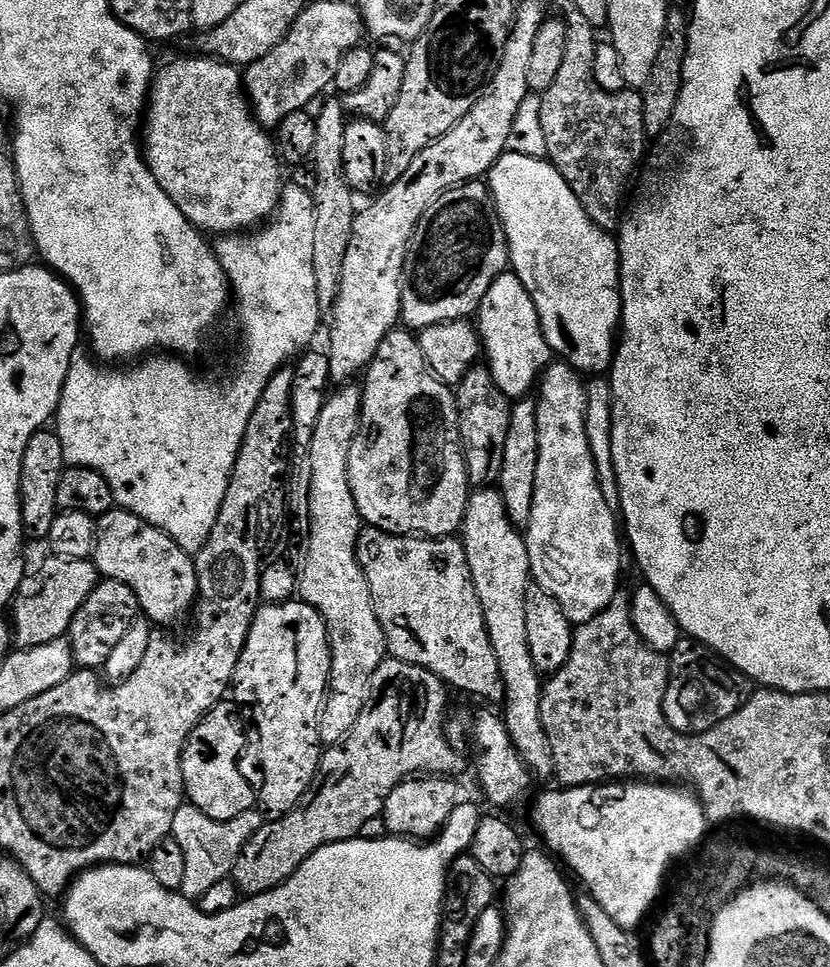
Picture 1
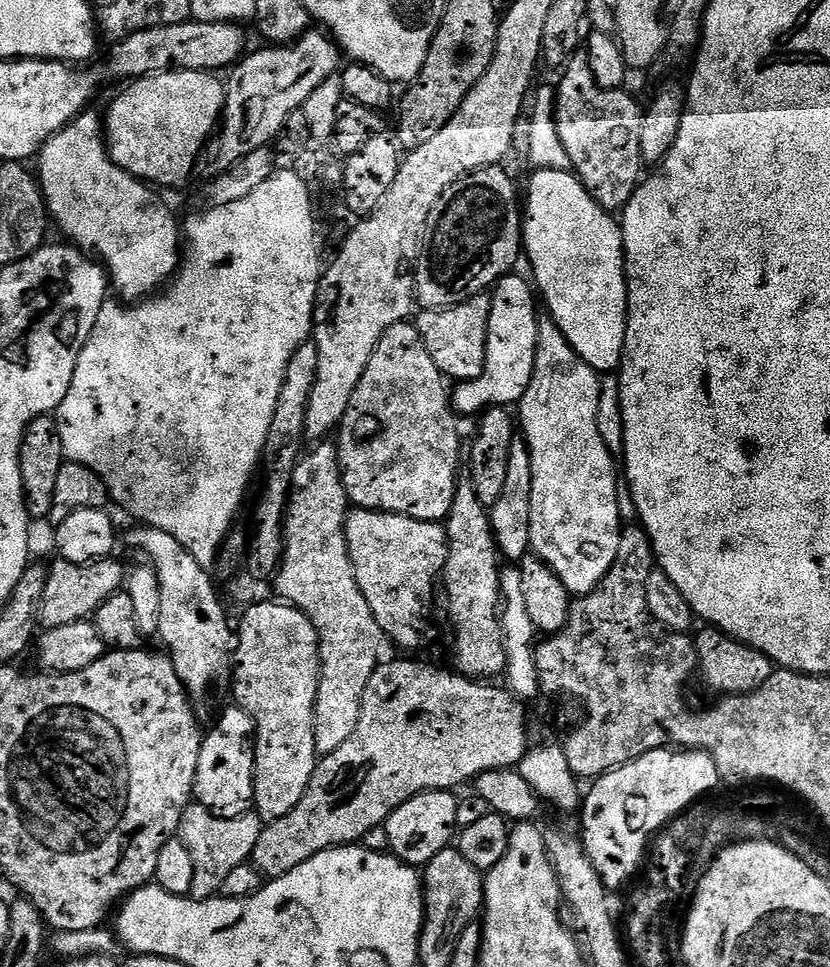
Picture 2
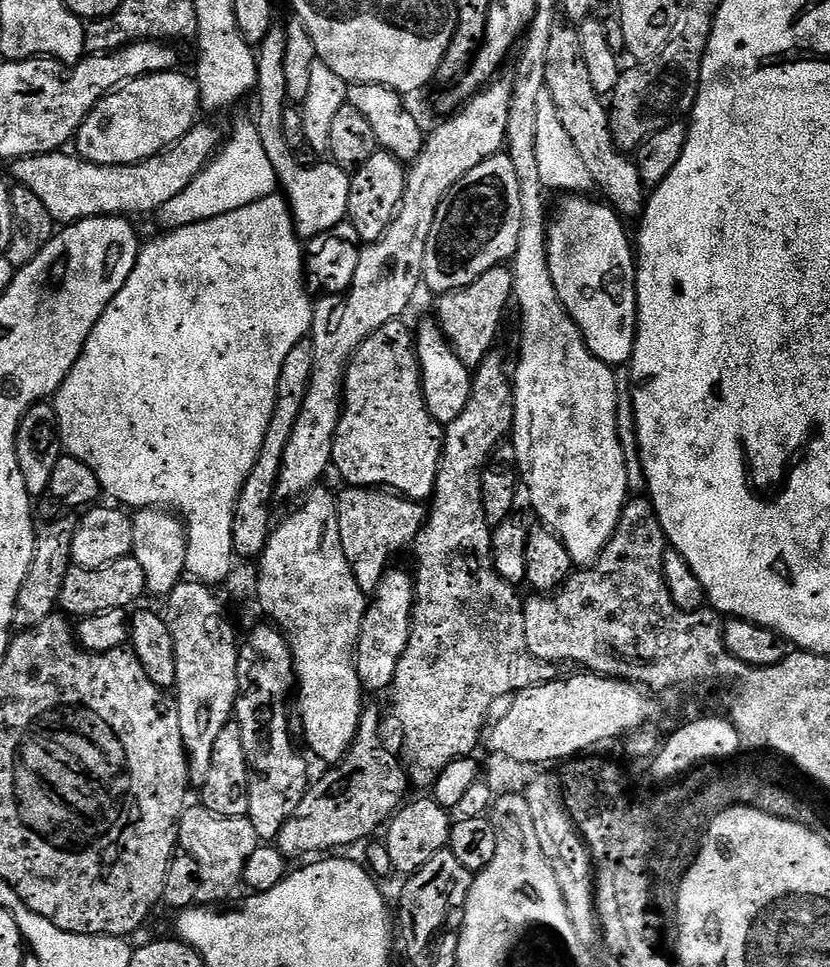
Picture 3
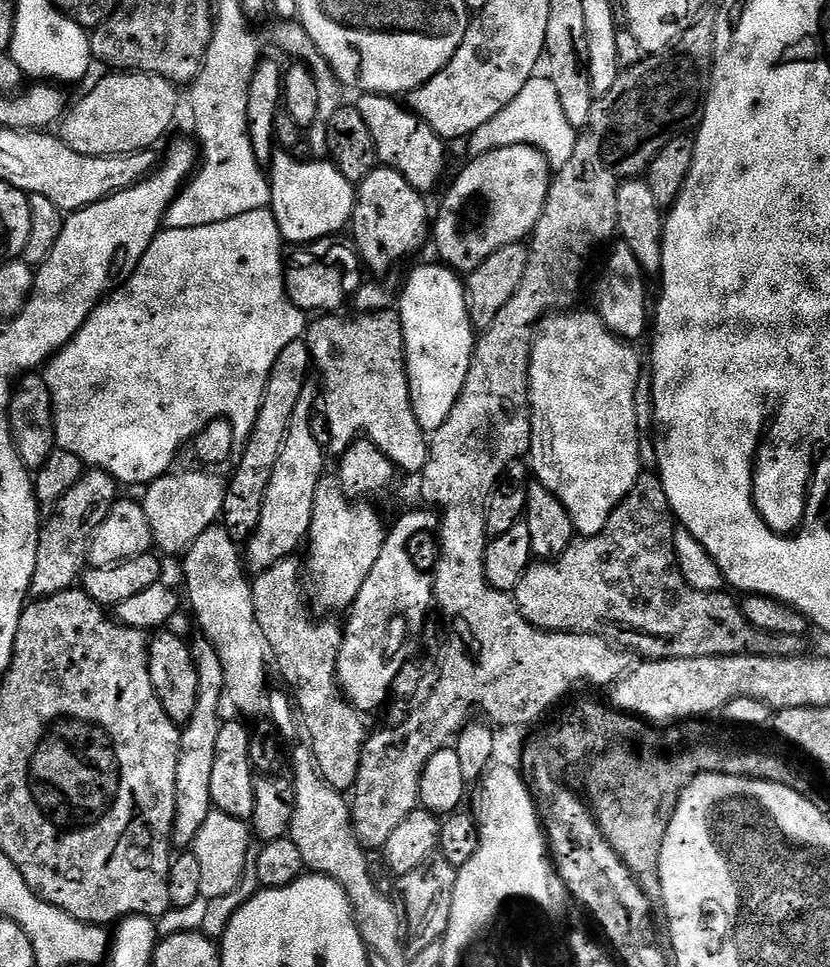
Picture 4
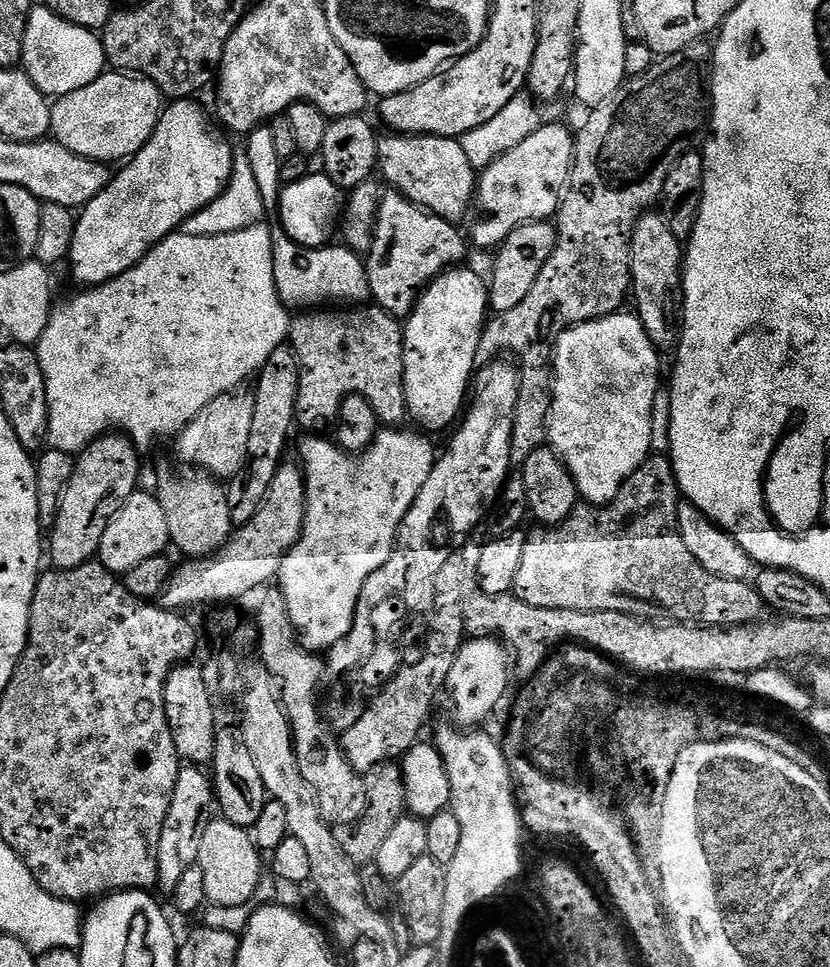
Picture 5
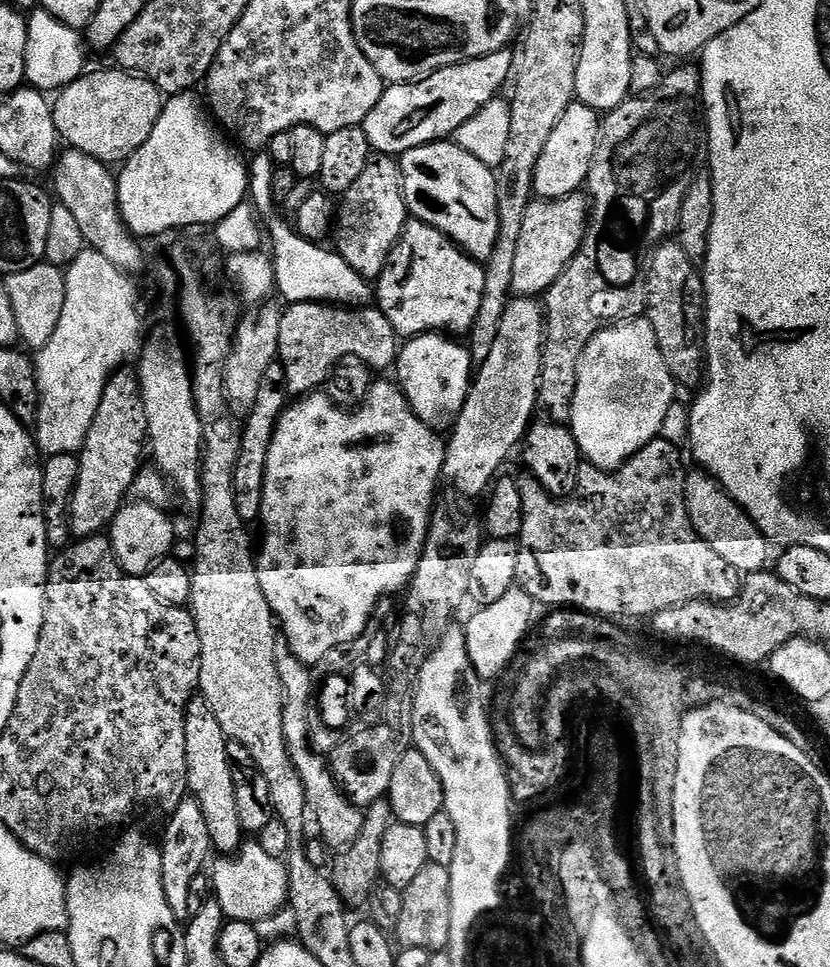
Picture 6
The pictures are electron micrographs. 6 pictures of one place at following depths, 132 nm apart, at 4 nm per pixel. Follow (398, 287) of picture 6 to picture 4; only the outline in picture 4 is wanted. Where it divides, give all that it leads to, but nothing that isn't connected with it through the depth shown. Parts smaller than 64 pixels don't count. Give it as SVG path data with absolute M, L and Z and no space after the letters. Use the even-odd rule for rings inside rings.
M377 166L362 178L362 182L355 185L356 205L352 207L352 219L350 221L351 243L362 261L363 267L372 272L388 272L399 260L412 256L424 244L424 239L430 236L430 212L428 216L428 204L425 193L414 190L402 174L393 168Z

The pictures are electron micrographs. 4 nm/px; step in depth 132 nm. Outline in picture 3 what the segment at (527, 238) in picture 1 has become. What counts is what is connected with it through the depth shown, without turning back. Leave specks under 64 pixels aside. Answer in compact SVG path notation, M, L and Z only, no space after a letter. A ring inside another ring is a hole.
M572 194L560 204L560 209L554 212L550 220L550 227L548 230L548 265L550 266L550 278L554 282L554 290L560 299L560 305L564 311L568 313L576 324L576 329L582 334L584 345L593 352L594 355L602 362L617 365L627 365L632 358L632 351L634 350L634 342L636 341L636 266L637 261L634 259L634 244L628 241L628 232L624 229L625 221L622 219L619 212L615 208L609 206L607 203L599 202L595 204L594 201L588 200L592 198L585 198L580 194Z

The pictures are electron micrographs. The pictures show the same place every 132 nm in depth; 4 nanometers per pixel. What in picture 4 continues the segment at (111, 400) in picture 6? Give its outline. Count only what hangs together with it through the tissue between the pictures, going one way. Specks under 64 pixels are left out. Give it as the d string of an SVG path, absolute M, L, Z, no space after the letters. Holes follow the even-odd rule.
M85 471L84 477L51 509L52 517L43 521L38 542L38 558L34 562L34 578L30 589L33 597L53 596L65 592L81 579L82 573L89 563L88 546L96 527L118 501L118 485L116 479L105 472Z

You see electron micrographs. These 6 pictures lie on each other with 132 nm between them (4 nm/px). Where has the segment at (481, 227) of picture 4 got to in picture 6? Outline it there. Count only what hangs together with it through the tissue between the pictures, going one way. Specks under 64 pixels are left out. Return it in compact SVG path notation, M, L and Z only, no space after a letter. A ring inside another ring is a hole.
M579 102L572 103L566 114L558 118L558 126L554 126L554 134L550 134L546 141L546 150L542 150L542 158L538 158L538 166L534 170L532 186L539 199L560 200L579 193L585 187L598 150L601 123L601 113Z

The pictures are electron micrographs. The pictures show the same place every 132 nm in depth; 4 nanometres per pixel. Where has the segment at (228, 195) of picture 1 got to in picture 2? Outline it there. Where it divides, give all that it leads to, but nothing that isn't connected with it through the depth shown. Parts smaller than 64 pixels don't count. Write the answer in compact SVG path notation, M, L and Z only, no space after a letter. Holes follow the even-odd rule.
M160 72L157 76L142 76L133 80L125 88L128 89L113 102L108 116L106 115L109 156L118 167L137 180L152 186L161 184L164 188L182 187L191 178L192 167L195 164L197 167L210 137L221 123L224 115L225 81L210 72Z

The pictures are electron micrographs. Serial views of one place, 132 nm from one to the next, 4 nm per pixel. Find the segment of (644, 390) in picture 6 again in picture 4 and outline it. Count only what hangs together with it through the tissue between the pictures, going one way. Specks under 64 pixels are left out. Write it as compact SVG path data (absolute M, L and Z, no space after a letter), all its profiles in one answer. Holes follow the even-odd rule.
M568 310L563 314L549 314L534 329L536 337L532 345L532 357L528 363L528 403L532 413L532 441L526 456L527 459L532 459L532 472L536 475L538 483L546 490L550 490L550 494L557 496L562 506L566 506L573 529L580 536L593 536L603 530L610 514L627 498L628 492L642 471L642 453L640 454L642 430L638 426L638 414L634 414L634 390L638 386L640 362L635 353L636 348L631 343L621 340L615 332L609 332L595 311L580 311Z

